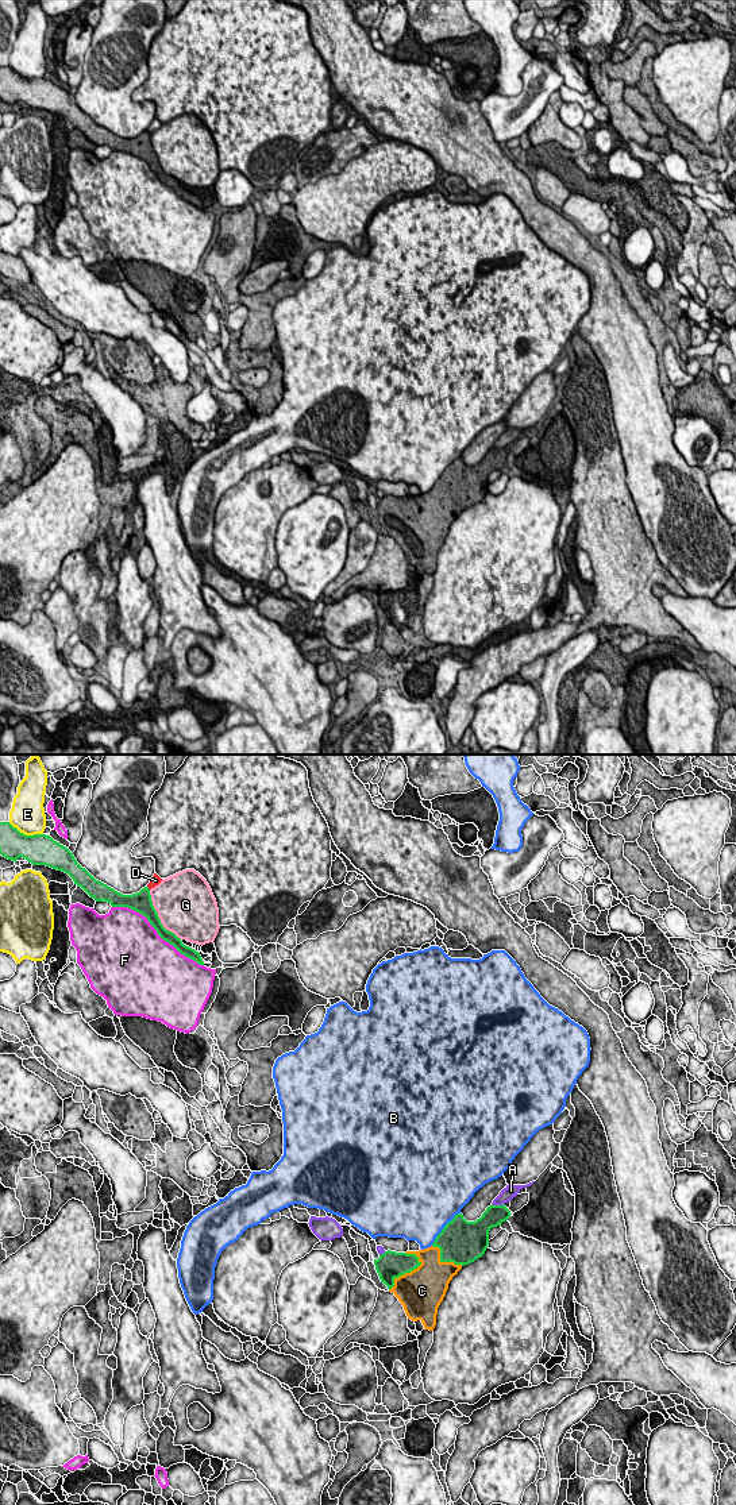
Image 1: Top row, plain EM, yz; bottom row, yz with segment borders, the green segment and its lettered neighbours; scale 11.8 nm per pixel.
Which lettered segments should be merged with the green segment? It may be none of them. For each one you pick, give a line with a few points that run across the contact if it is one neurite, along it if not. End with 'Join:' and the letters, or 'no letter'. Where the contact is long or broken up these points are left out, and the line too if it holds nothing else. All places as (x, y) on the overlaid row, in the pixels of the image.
Join: C

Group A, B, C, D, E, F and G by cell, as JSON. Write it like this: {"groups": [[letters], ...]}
{"groups": [["A"], ["B"], ["C"], ["D"], ["E"], ["F"], ["G"]]}

